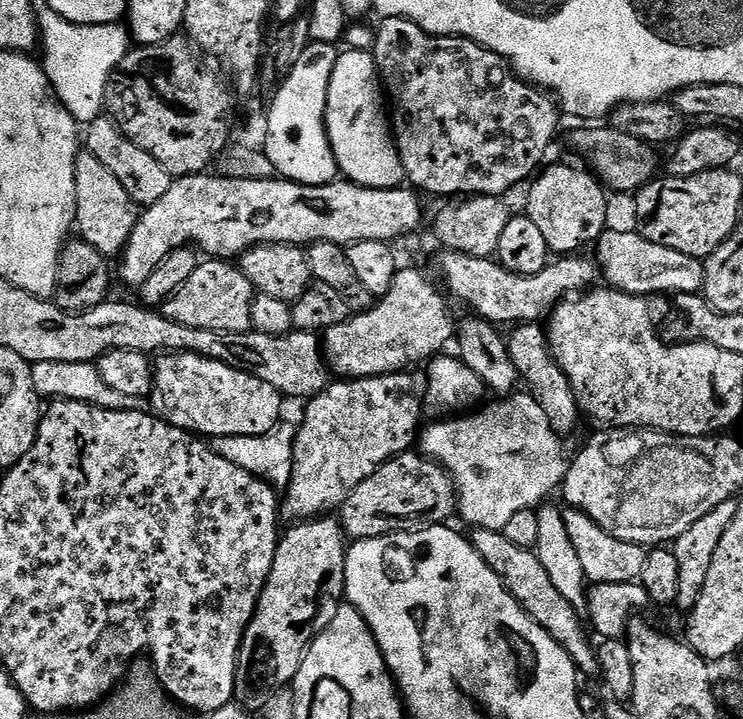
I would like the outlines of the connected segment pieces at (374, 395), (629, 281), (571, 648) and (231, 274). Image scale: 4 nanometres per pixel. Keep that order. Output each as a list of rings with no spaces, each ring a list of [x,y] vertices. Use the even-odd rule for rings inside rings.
[[[405,370],[374,378],[332,382],[307,401],[304,421],[299,422],[293,442],[292,480],[282,496],[282,516],[285,521],[315,520],[331,513],[328,512],[331,508],[332,511],[339,509],[350,493],[358,490],[358,486],[362,486],[362,482],[374,474],[374,470],[409,451],[417,443],[422,428],[420,420],[425,381],[410,373]]]
[[[605,230],[594,245],[595,263],[598,272],[604,276],[611,287],[619,292],[629,292],[635,296],[654,296],[657,294],[679,294],[682,292],[699,293],[704,287],[704,261],[690,258],[690,254],[682,254],[678,250],[670,250],[670,246],[658,246],[658,242],[650,242],[642,238],[635,230],[629,232],[612,232]]]
[[[478,528],[471,533],[470,539],[486,566],[490,566],[490,570],[494,570],[494,574],[498,574],[498,578],[504,581],[506,590],[518,601],[527,616],[538,622],[538,626],[542,626],[542,630],[546,630],[546,634],[550,634],[550,638],[554,638],[554,642],[558,642],[558,646],[562,646],[566,654],[570,654],[576,664],[577,673],[584,675],[585,672],[593,678],[599,677],[600,658],[594,644],[592,648],[588,641],[590,632],[581,613],[574,606],[570,606],[570,602],[566,602],[566,598],[562,598],[560,591],[550,583],[550,577],[542,562],[538,562],[535,551],[514,546],[514,542],[510,542],[510,538],[506,538],[503,531]]]
[[[208,258],[200,262],[185,284],[164,301],[162,311],[166,318],[198,330],[247,332],[252,326],[250,310],[253,299],[252,283],[235,263]]]

